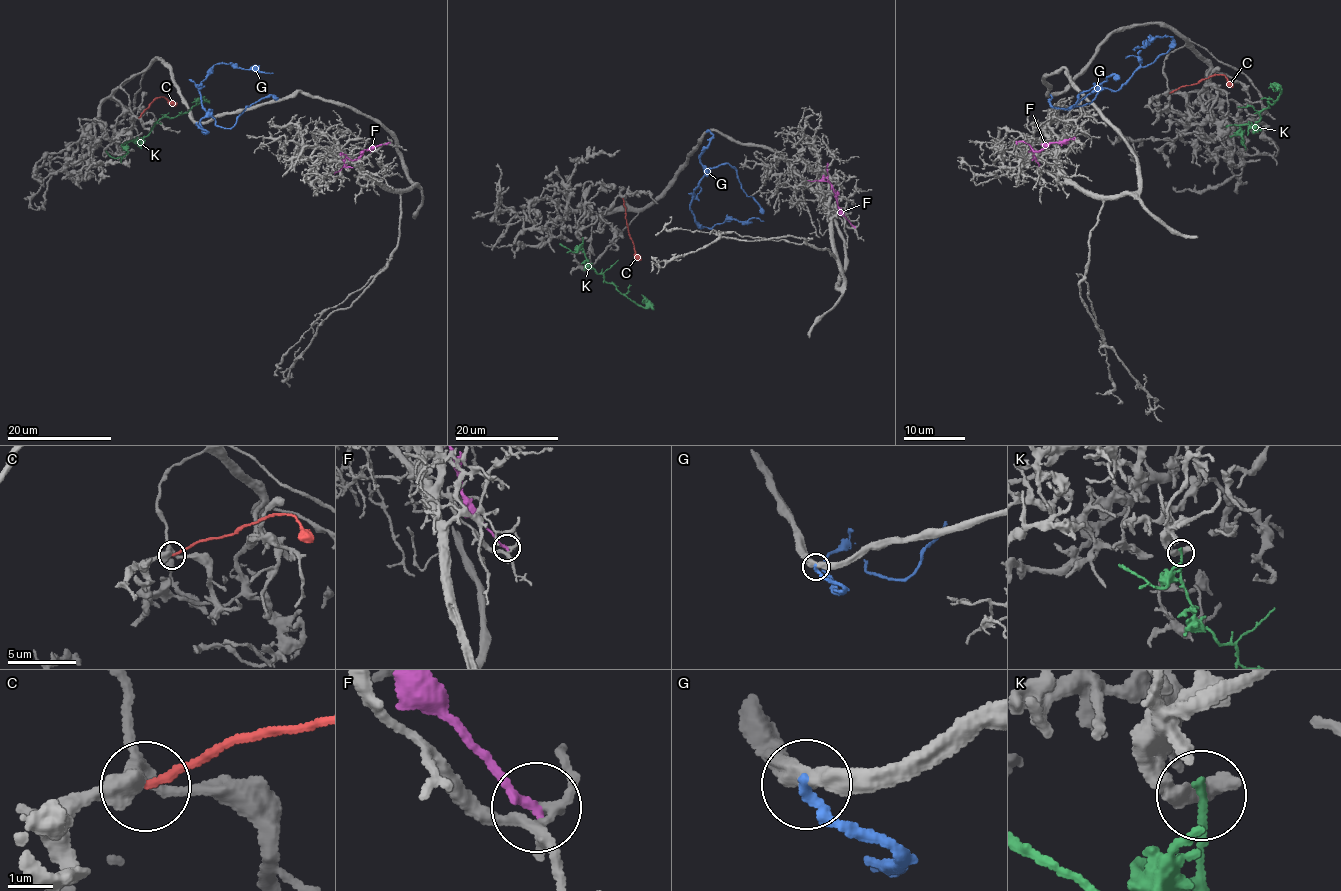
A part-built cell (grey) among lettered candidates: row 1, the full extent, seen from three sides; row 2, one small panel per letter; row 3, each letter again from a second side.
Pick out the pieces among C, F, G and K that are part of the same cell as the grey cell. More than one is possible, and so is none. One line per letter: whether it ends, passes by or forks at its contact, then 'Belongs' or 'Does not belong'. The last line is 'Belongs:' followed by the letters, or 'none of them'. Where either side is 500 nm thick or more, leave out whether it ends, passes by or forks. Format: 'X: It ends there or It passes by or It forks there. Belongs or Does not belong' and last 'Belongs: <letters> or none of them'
C: It ends there. Does not belong
F: It ends there. Does not belong
G: It ends there. Does not belong
K: It ends there. Does not belong
Belongs: none of them

